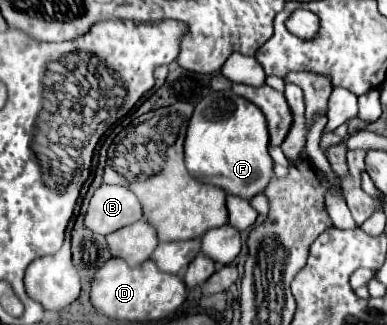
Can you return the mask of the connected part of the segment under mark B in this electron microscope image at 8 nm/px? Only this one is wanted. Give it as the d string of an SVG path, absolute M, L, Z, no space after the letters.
M102 184L90 200L84 224L92 232L106 236L142 218L142 204L132 190L126 186Z

